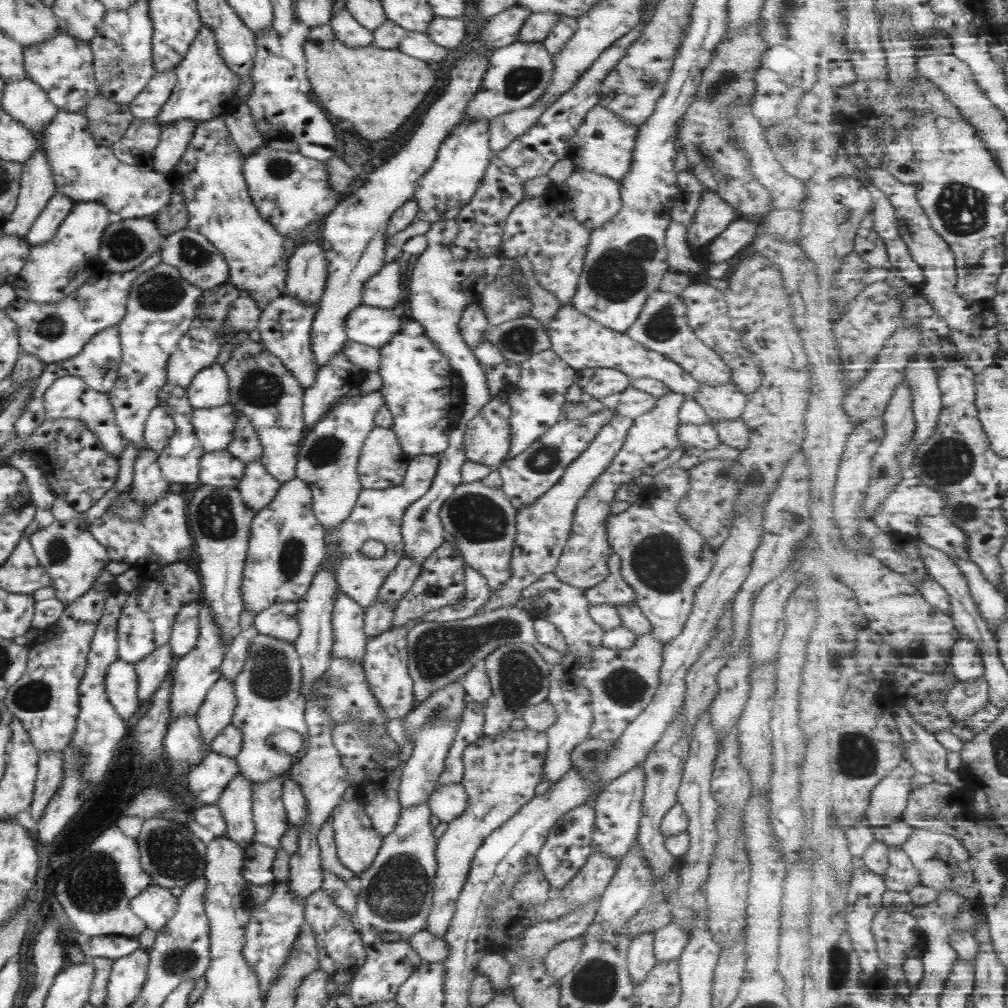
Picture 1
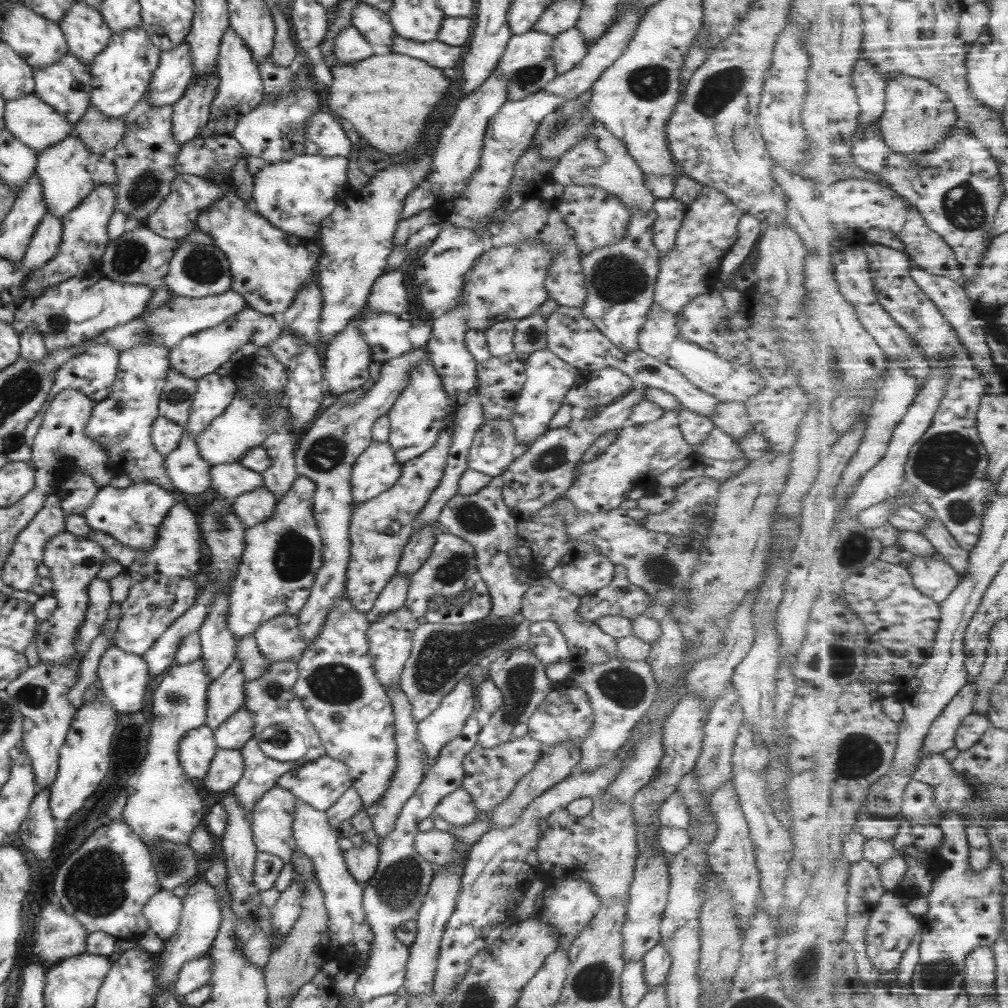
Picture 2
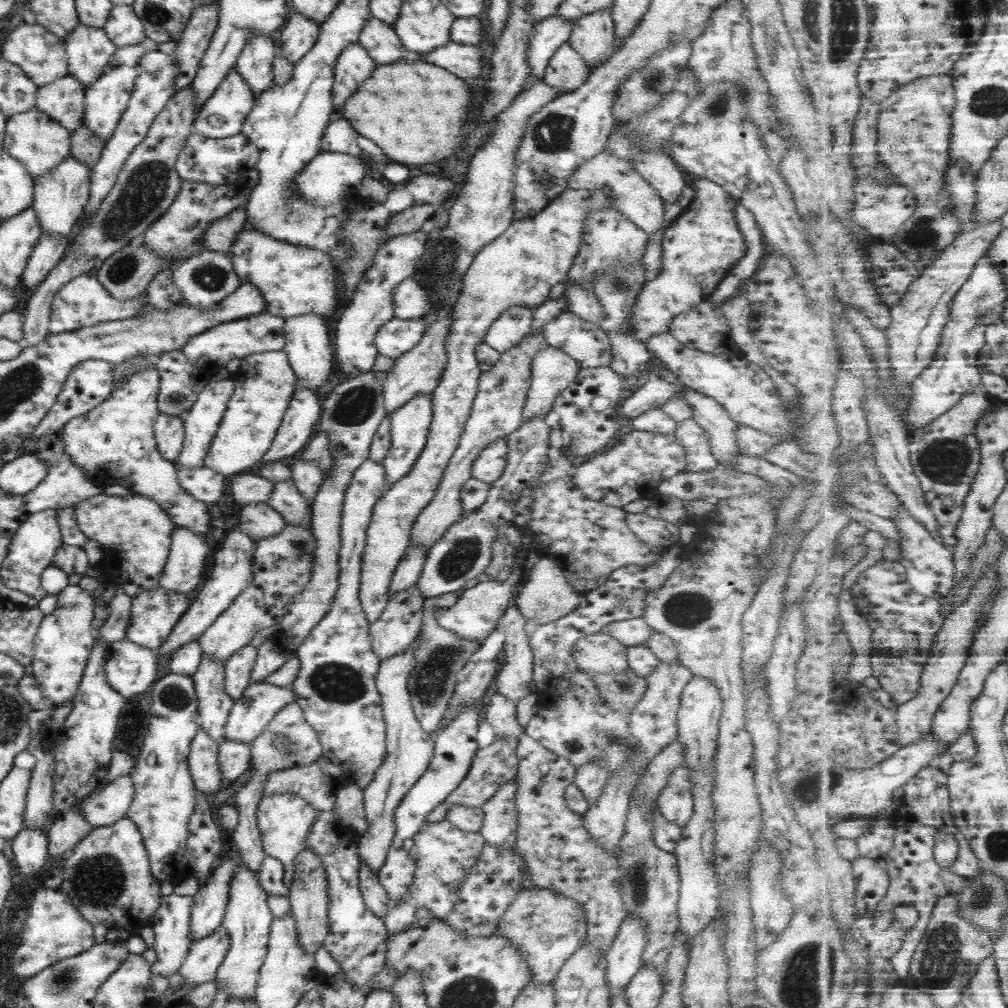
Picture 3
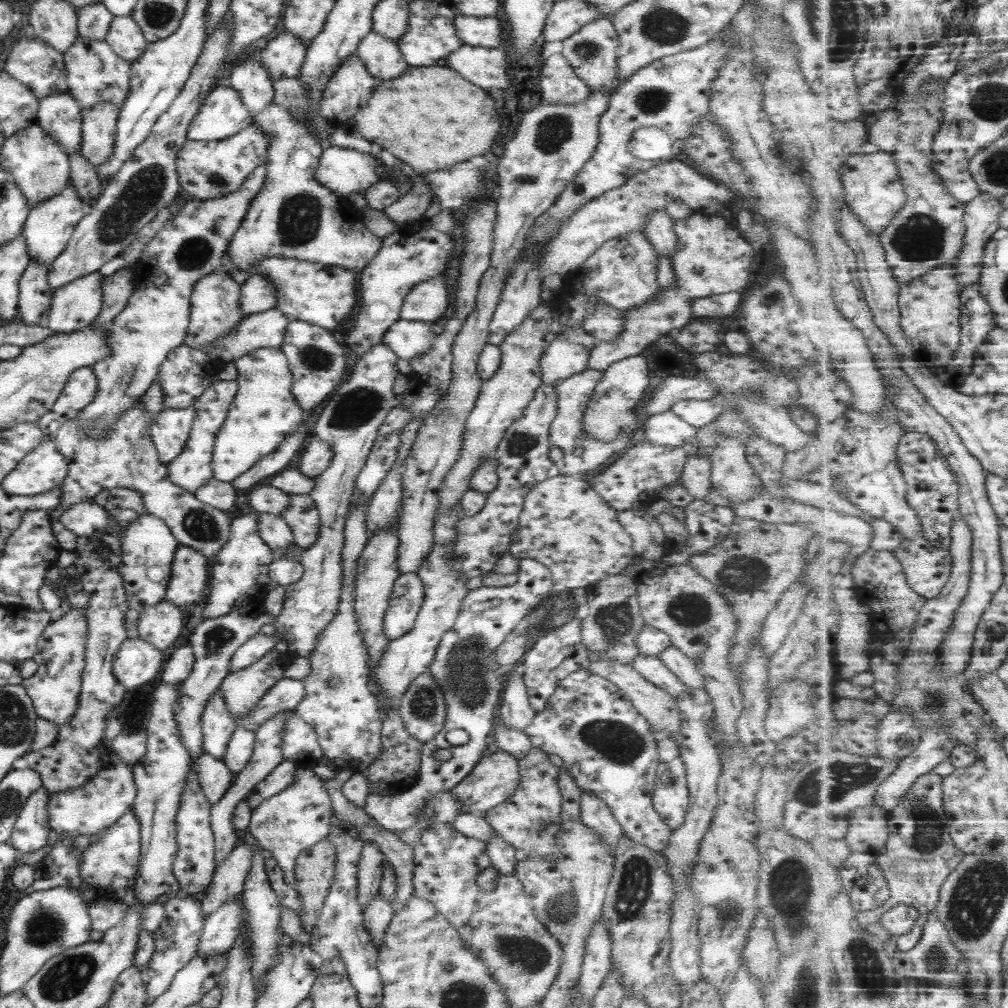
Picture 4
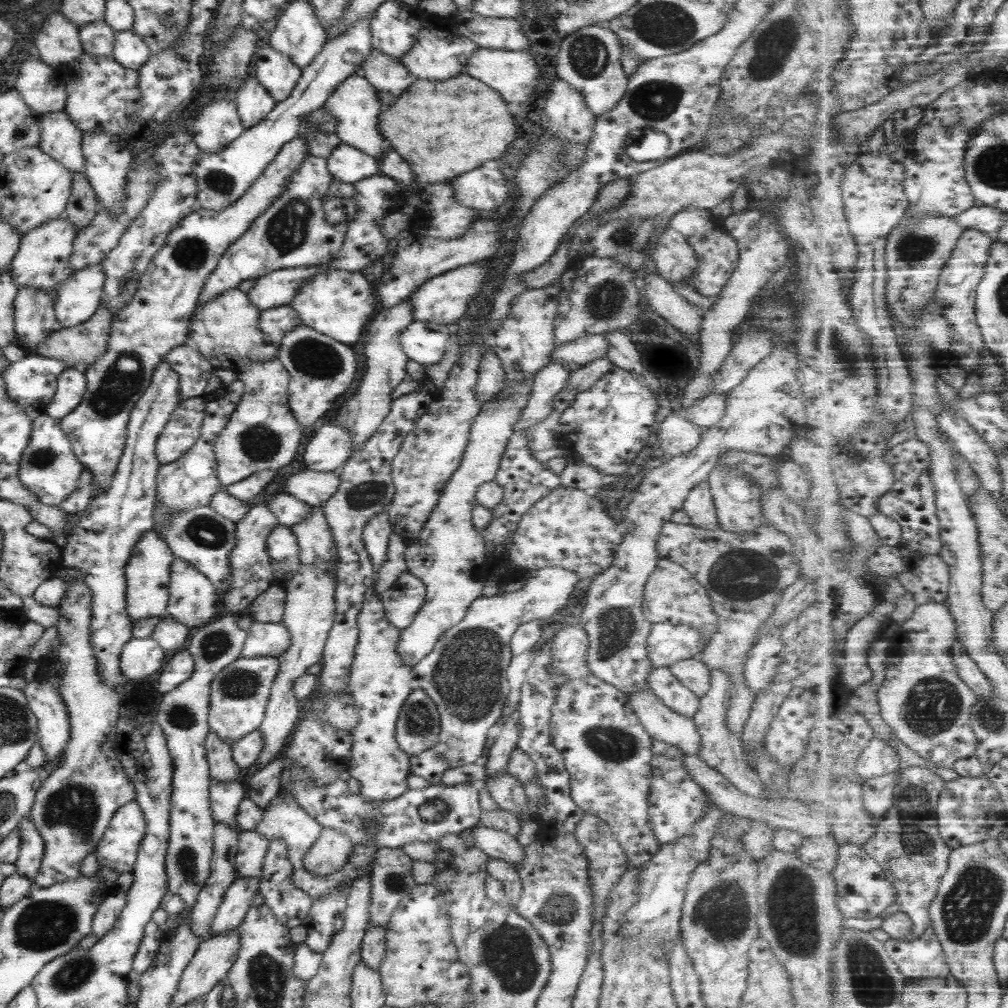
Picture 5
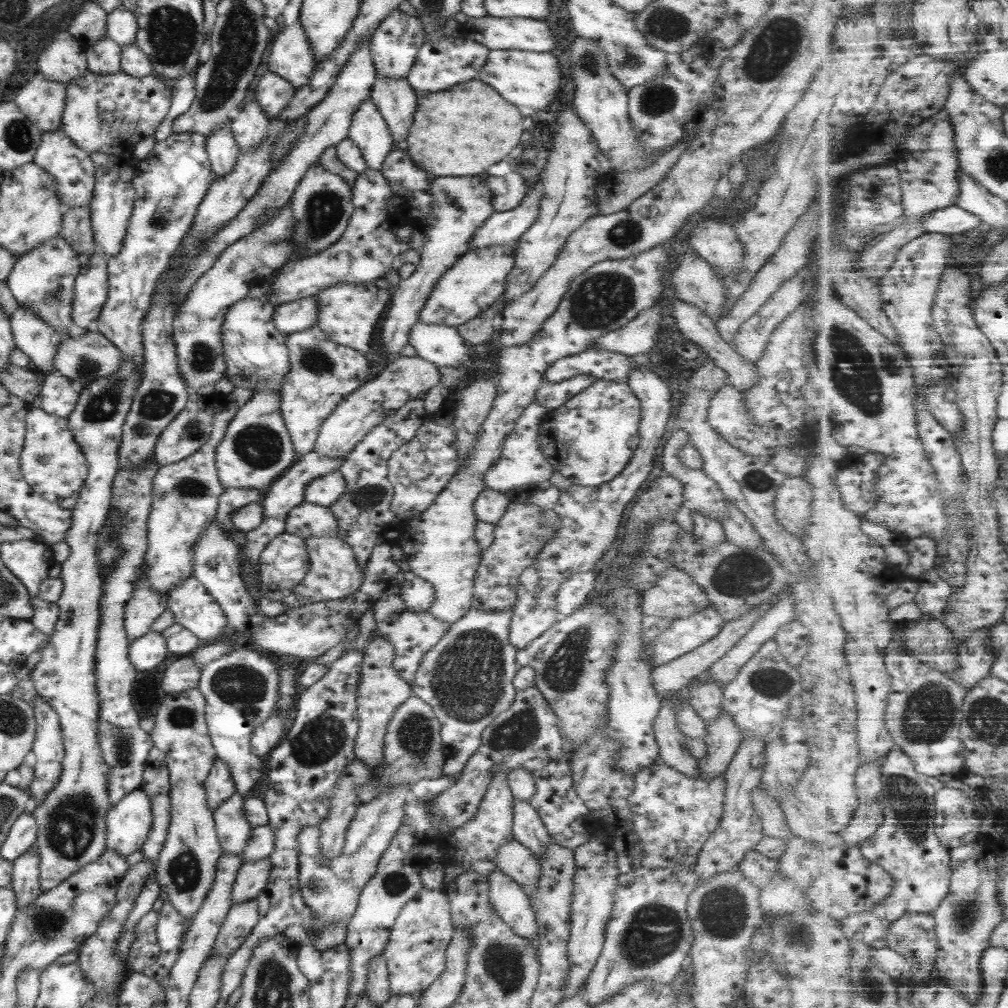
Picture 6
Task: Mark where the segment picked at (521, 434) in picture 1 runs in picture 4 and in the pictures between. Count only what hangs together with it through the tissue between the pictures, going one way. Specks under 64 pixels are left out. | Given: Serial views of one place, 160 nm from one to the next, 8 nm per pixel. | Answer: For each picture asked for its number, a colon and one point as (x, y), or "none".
2: (548, 378)
3: (551, 371)
4: (560, 359)

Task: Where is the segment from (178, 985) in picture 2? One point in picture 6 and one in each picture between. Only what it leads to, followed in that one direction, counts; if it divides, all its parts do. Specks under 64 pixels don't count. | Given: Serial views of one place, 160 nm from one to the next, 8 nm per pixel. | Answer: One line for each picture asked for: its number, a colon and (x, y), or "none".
3: (204, 955)
4: (219, 930)
5: (234, 904)
6: (251, 877)

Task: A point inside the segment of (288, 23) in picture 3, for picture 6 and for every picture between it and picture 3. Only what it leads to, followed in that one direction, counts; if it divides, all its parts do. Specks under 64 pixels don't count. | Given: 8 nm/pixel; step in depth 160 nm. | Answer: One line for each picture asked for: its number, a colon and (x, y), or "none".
4: (282, 55)
5: (276, 73)
6: (272, 94)

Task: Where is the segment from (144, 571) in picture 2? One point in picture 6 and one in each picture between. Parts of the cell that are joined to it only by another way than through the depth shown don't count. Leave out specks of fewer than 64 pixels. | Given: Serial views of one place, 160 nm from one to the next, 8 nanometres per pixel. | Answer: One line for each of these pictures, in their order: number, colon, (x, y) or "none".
3: (183, 568)
4: (188, 571)
5: (192, 600)
6: (192, 607)

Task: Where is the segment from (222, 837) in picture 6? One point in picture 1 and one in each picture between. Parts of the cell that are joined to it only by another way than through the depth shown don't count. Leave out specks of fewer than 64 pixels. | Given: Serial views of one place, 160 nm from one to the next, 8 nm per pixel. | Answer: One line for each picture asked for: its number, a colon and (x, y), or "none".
1: (182, 742)
2: (196, 748)
3: (201, 760)
4: (213, 778)
5: (223, 797)

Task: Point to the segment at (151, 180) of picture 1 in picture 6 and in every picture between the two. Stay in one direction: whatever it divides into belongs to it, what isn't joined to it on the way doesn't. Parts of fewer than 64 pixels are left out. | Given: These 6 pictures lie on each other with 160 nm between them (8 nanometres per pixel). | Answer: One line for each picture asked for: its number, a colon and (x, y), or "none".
2: (67, 171)
3: (59, 197)
4: (47, 227)
5: (41, 261)
6: (41, 280)

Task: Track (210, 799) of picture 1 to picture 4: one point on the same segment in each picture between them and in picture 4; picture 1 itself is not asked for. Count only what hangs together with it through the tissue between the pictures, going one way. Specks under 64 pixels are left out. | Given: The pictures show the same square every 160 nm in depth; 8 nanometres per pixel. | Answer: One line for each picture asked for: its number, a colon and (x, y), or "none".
2: (226, 767)
3: (232, 756)
4: (238, 750)

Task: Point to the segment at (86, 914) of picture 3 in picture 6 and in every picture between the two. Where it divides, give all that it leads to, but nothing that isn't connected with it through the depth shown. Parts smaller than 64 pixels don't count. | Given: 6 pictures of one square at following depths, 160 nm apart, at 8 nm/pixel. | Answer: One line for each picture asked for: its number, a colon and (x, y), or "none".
4: (108, 864)
5: (116, 850)
6: (127, 824)

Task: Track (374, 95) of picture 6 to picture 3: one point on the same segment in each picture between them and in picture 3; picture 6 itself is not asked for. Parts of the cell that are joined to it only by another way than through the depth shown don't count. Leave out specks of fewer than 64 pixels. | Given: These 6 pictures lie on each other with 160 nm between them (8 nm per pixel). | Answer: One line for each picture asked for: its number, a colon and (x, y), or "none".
3: (378, 39)
4: (381, 57)
5: (388, 77)

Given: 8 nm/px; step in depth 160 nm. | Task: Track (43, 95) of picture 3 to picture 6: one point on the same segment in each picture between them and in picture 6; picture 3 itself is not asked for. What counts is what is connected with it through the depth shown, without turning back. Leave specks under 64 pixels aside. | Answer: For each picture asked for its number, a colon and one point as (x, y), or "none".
4: (58, 115)
5: (59, 138)
6: (73, 172)

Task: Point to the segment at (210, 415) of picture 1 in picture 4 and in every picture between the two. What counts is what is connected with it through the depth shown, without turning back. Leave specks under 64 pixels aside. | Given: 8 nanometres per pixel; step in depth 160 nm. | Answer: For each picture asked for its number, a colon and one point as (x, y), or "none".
2: (240, 427)
3: (264, 383)
4: (263, 412)

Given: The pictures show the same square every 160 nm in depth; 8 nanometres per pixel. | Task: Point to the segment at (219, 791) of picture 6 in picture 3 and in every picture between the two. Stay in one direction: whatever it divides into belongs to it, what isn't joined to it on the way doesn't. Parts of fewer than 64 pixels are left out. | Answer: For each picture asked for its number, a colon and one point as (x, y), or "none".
3: (213, 705)
4: (217, 726)
5: (221, 767)

